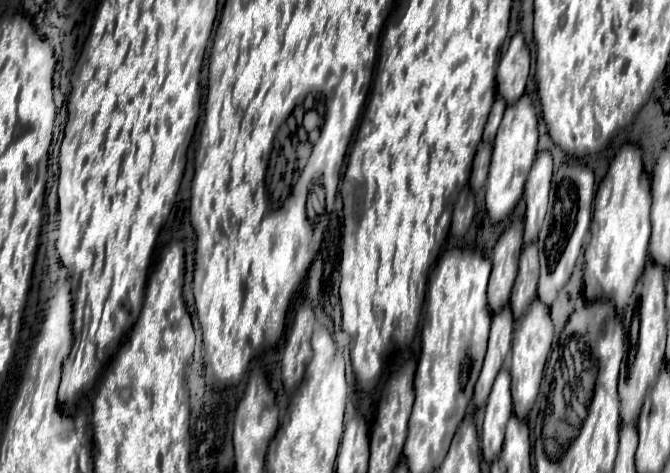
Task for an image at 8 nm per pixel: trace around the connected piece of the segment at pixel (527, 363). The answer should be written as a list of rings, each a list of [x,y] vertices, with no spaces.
[[[536,300],[530,310],[524,314],[524,320],[514,326],[514,340],[512,340],[512,400],[514,400],[514,414],[520,420],[526,420],[532,406],[536,404],[540,384],[544,378],[544,368],[550,358],[550,348],[552,348],[552,336],[554,336],[554,326],[550,320],[550,314],[546,306]]]

